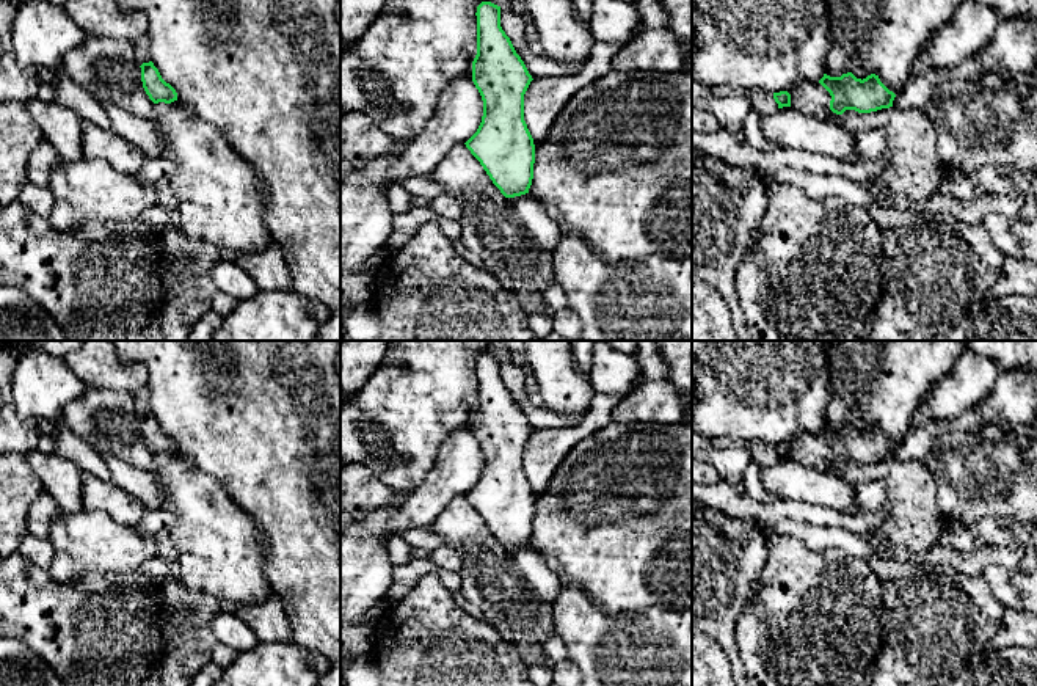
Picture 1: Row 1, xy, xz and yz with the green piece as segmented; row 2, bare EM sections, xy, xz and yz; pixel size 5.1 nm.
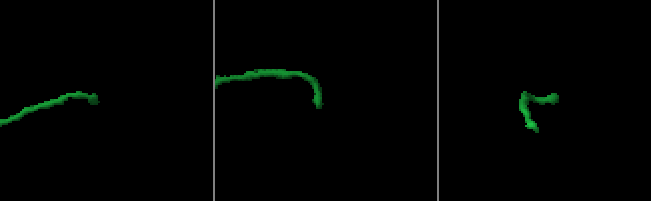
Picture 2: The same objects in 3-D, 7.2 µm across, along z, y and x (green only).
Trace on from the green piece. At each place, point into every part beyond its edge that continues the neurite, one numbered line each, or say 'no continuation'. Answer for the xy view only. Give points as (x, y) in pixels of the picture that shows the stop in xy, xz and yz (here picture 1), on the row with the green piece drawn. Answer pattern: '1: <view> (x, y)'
1: xy (141, 46)

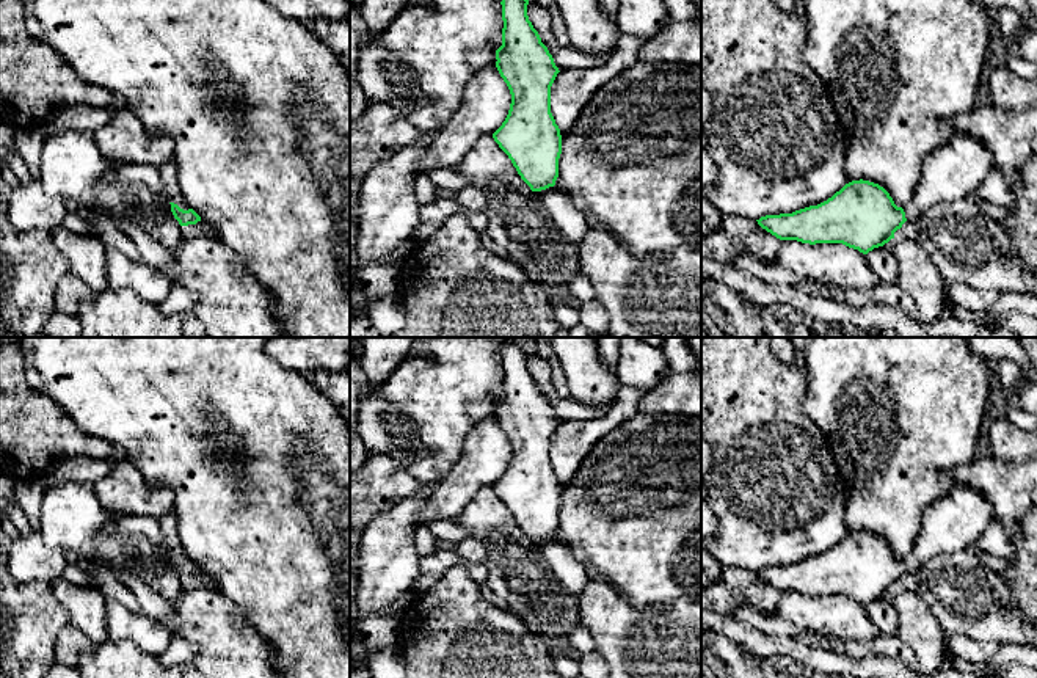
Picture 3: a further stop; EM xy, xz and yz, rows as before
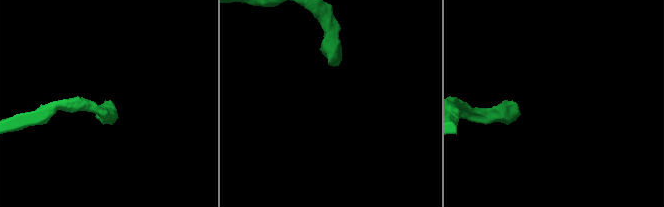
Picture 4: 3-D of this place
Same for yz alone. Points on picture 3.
1: yz (956, 170)

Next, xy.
1: xy (168, 171)

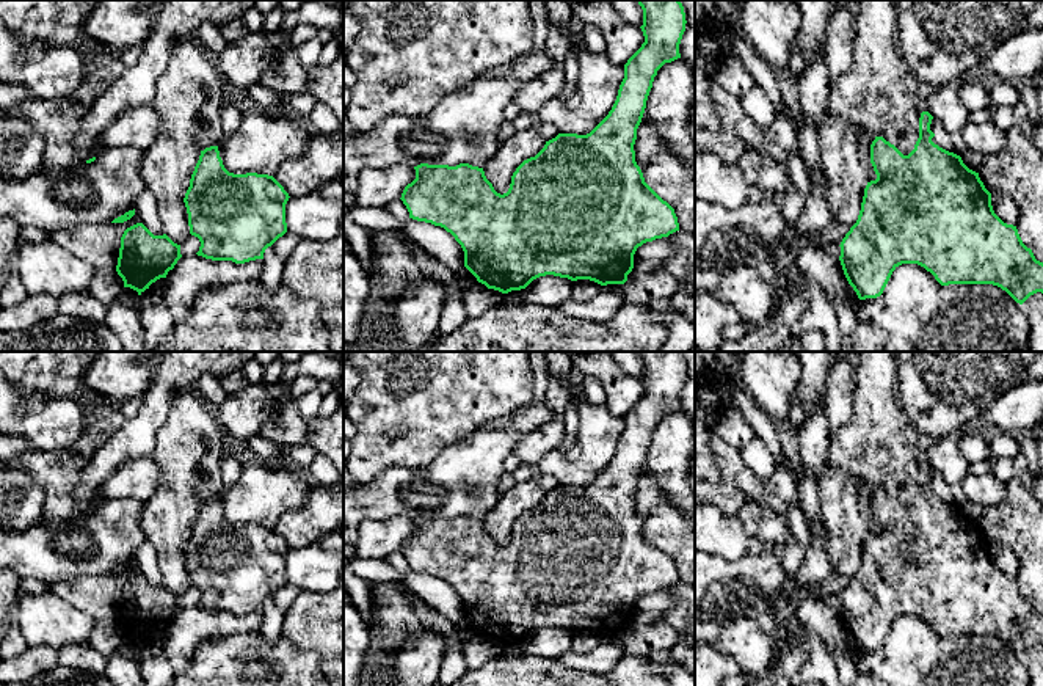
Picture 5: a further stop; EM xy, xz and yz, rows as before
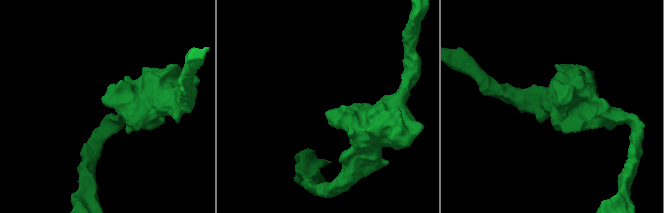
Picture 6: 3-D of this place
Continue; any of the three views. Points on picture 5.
no continuation

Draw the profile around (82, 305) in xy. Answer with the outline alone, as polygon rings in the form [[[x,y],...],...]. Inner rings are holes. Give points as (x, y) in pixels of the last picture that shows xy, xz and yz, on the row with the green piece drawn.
[[[89,290],[71,292],[60,297],[58,311],[60,314],[86,322],[104,323],[107,317],[107,305],[99,301]]]

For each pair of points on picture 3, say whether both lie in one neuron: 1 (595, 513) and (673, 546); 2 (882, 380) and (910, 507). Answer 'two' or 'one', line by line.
1: one
2: one

